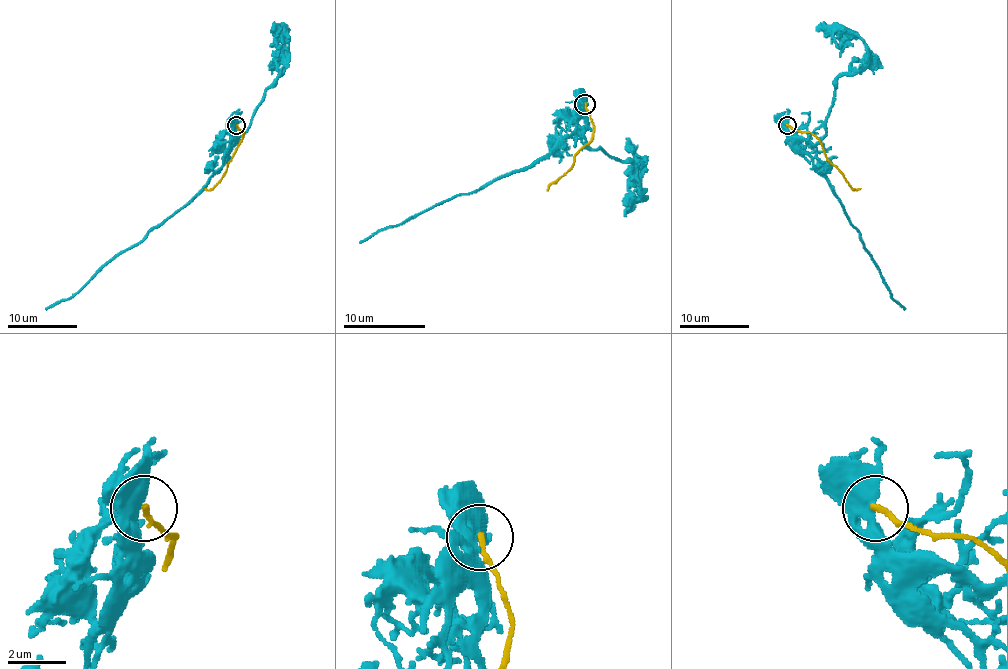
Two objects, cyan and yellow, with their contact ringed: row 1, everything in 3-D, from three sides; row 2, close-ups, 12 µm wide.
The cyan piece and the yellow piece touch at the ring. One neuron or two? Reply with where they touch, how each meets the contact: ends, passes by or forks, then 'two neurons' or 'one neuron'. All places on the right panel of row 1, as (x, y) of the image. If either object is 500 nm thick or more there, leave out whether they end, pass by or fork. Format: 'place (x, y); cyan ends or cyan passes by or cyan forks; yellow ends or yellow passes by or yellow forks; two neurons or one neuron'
place (787, 125); cyan passes by; yellow ends; two neurons

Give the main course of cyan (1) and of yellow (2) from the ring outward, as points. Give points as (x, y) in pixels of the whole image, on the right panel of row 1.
1: (787, 125), (787, 134), (811, 158), (841, 202), (848, 219), (904, 310)
2: (787, 125), (811, 132), (841, 174), (855, 190), (860, 188)

